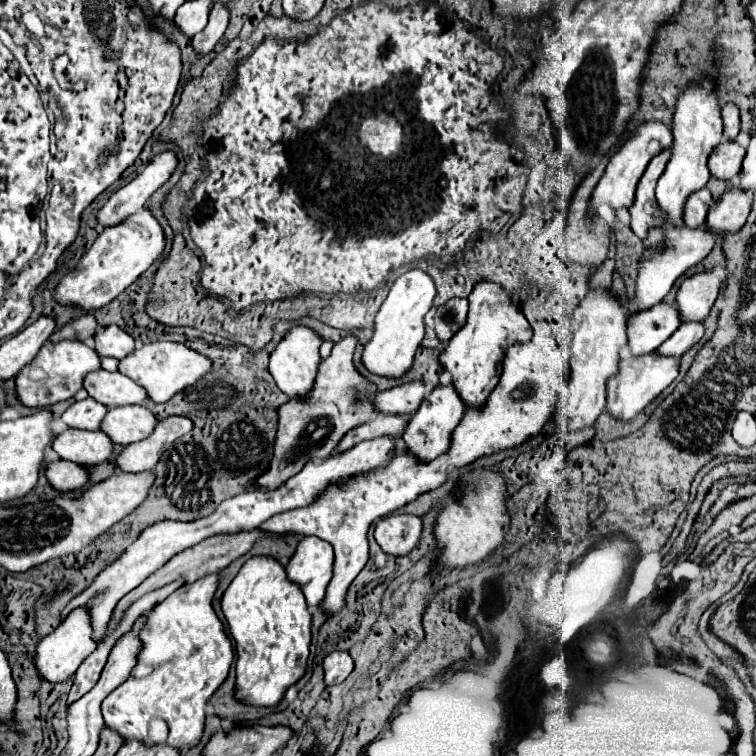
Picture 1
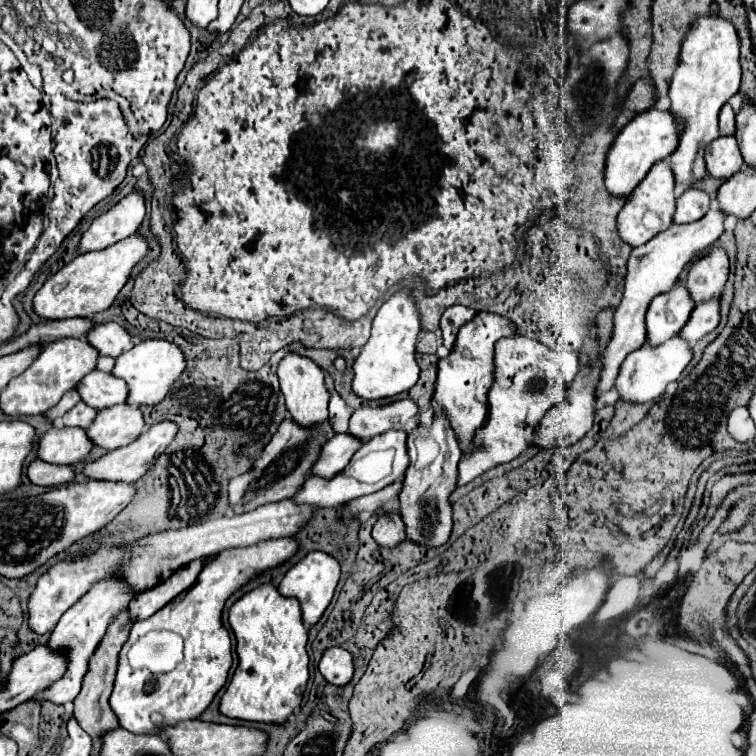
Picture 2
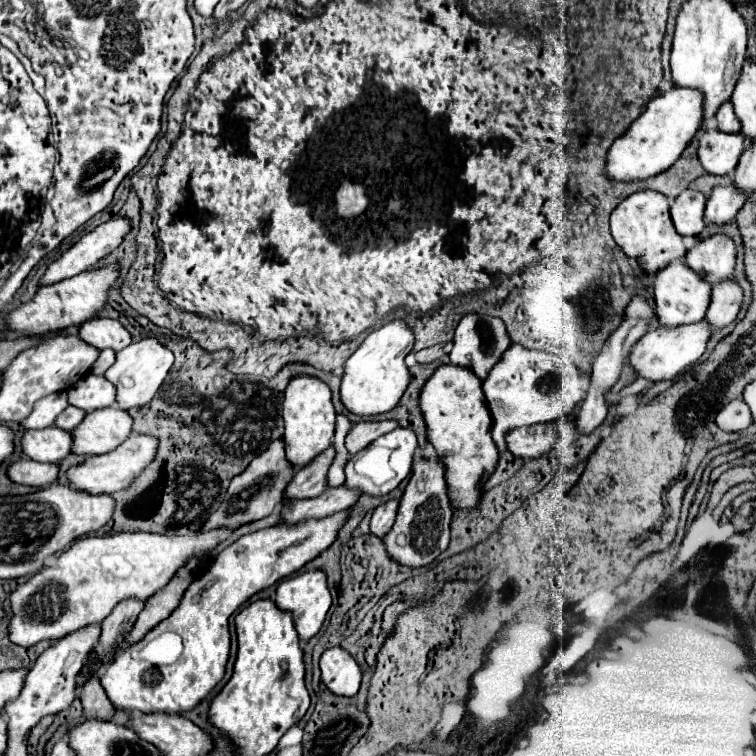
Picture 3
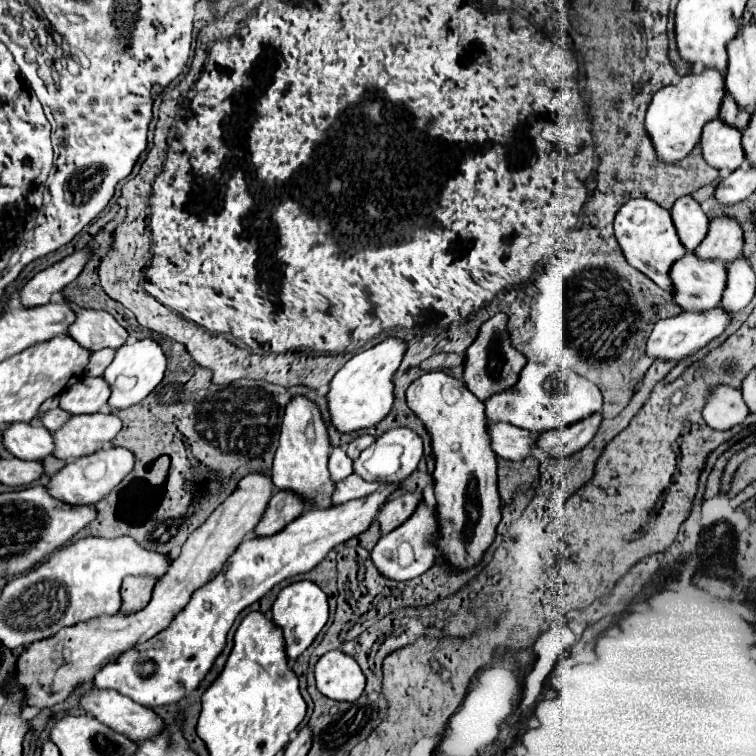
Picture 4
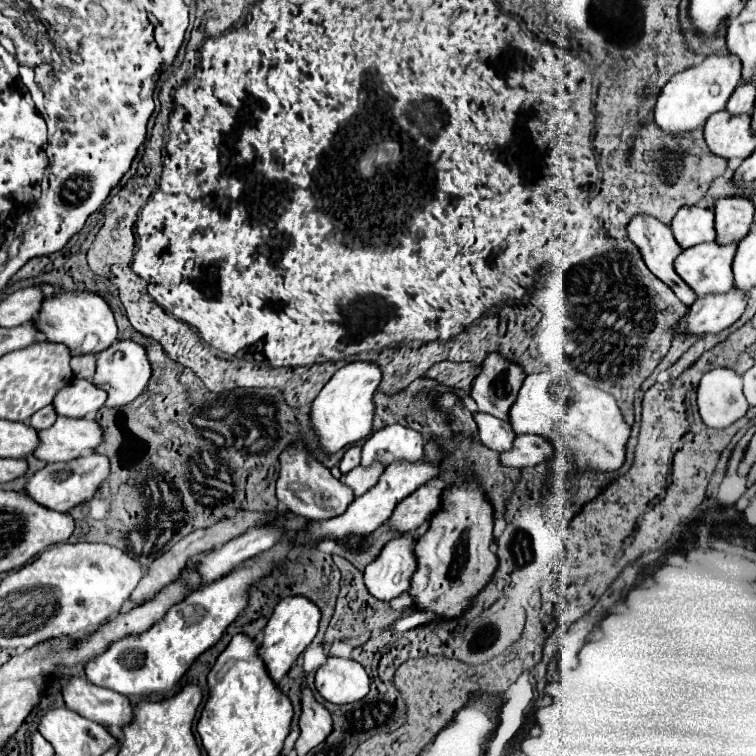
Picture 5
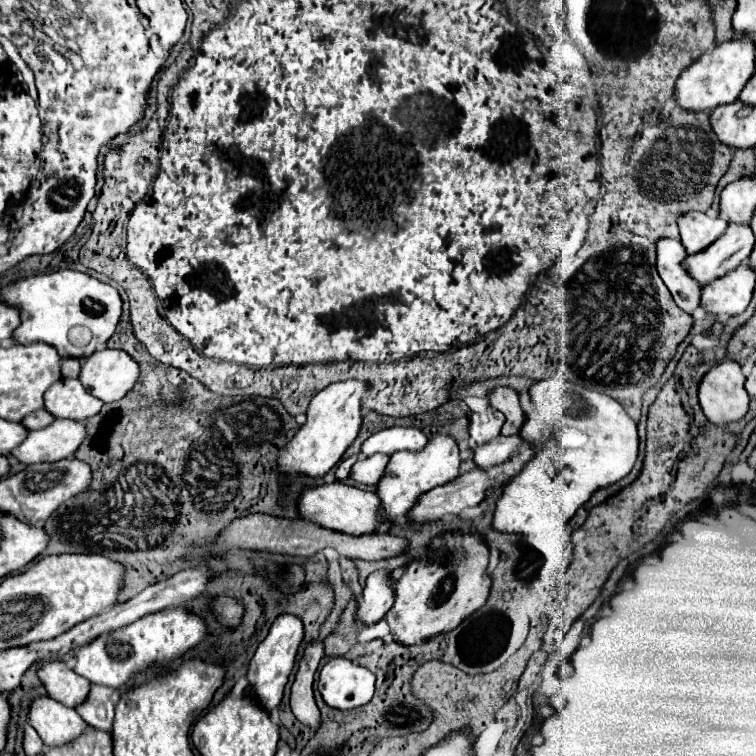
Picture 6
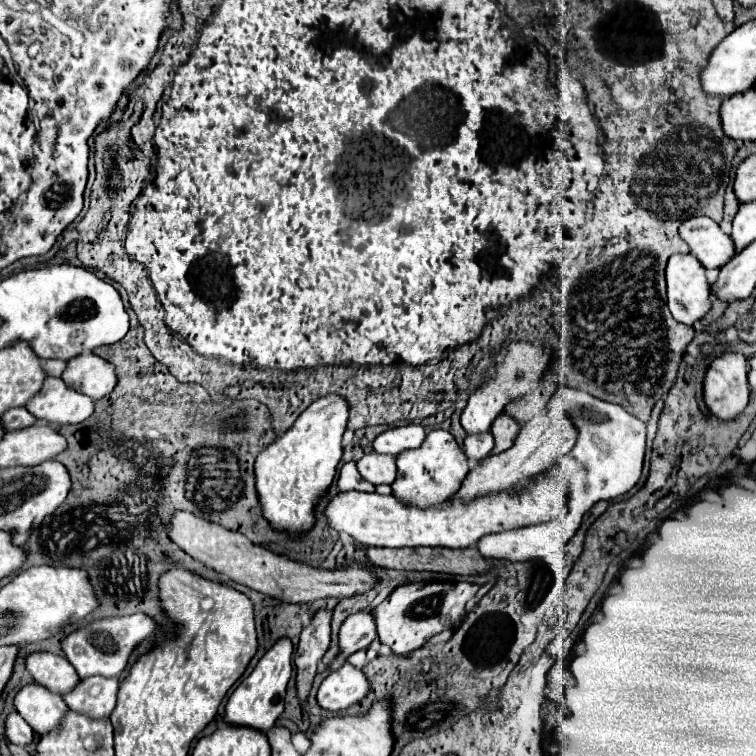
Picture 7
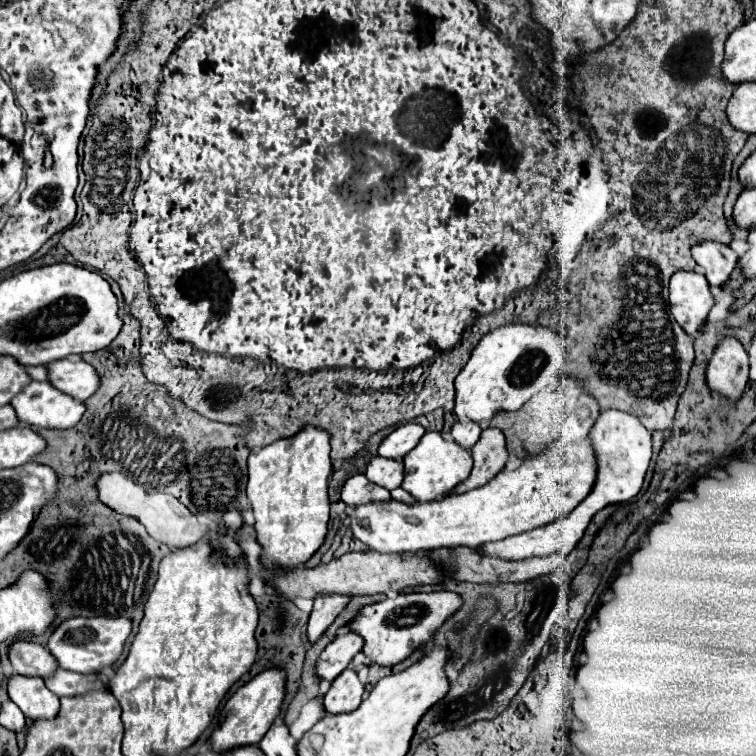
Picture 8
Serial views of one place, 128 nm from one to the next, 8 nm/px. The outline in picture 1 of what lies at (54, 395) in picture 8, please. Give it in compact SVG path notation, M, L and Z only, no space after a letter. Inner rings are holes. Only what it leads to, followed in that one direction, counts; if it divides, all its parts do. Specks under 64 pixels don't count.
M96 370L84 378L84 388L90 398L104 404L106 408L116 408L124 404L142 404L148 400L144 388L120 372Z

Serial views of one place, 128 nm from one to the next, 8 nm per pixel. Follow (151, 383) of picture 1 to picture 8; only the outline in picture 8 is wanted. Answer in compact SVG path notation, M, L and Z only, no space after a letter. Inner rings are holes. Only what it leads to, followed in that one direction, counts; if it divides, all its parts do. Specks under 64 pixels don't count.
M82 358L56 360L48 364L46 370L48 370L48 382L52 386L56 386L60 392L80 402L90 398L100 386L100 378L96 370Z

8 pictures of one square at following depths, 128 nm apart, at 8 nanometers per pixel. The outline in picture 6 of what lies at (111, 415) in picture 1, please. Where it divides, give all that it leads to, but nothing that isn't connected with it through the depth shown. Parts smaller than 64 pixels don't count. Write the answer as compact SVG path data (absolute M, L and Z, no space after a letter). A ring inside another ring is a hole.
M54 420L46 428L28 432L24 444L18 444L10 456L22 464L38 462L58 462L70 458L82 440L86 438L86 428L74 420Z

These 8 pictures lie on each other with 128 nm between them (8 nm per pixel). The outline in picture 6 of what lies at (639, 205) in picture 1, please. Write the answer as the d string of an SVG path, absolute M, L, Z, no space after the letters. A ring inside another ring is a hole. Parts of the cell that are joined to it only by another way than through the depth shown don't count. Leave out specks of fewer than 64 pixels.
M660 240L660 242L658 242L658 274L660 274L660 278L664 280L664 284L668 286L668 290L670 290L670 294L672 294L676 306L678 306L680 310L684 310L686 314L692 314L692 312L700 306L700 288L702 288L702 286L696 284L696 280L692 280L692 276L688 276L688 274L684 272L684 266L682 266L684 256L688 256L688 252L686 252L686 248L680 244L680 240Z

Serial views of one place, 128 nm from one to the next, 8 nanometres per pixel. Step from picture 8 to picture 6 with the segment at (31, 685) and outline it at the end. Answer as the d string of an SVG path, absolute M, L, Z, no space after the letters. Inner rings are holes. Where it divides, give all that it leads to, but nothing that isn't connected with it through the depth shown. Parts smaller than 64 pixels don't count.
M36 696L28 708L28 722L38 732L46 746L62 746L80 736L88 726L76 710L52 700L50 696Z

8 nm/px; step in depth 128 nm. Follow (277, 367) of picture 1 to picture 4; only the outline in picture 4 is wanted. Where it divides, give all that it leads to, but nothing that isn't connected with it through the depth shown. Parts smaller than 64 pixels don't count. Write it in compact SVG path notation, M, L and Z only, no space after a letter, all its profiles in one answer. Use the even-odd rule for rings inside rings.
M304 396L292 398L292 402L286 406L280 430L280 446L274 456L272 466L274 486L284 492L292 490L292 494L300 496L304 502L314 504L318 508L334 506L332 492L336 490L336 484L328 472L328 456L330 456L328 424L322 420L318 406Z

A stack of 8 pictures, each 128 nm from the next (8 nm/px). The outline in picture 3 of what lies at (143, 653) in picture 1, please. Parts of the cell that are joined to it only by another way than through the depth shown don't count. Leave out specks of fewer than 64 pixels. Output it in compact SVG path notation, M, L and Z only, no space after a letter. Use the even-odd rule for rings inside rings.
M350 510L320 520L304 520L298 526L274 526L242 536L234 544L226 546L210 562L204 574L200 574L196 582L186 590L180 606L172 612L172 616L160 622L142 642L122 648L116 660L100 674L100 684L104 686L110 702L124 712L140 710L146 714L178 714L192 710L200 700L208 696L208 692L212 692L212 688L224 676L230 652L228 618L254 594L298 572L304 564L330 548L348 518ZM162 632L176 632L182 638L182 656L170 666L154 666L148 660L138 658L138 652Z

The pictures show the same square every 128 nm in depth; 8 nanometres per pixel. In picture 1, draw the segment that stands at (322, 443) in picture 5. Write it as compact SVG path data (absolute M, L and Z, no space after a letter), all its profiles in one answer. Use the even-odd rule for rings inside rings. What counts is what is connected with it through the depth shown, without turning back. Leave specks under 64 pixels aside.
M410 270L394 282L384 304L374 318L374 334L364 346L362 364L370 374L386 378L402 378L414 362L414 354L424 338L424 314L430 310L436 296L434 280L422 270Z

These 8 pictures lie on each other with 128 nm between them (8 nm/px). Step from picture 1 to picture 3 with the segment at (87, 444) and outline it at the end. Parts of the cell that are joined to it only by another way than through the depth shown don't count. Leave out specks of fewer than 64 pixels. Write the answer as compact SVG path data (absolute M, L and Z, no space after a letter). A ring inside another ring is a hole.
M48 426L42 430L26 430L22 436L22 454L36 462L60 462L70 454L72 436L58 426Z

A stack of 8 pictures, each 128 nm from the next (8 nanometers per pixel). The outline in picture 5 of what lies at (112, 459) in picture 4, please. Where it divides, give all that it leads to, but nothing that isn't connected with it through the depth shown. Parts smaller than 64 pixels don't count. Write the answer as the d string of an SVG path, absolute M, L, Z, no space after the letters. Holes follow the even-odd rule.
M88 454L70 462L54 462L40 468L24 486L24 492L40 502L44 508L56 510L56 512L68 512L80 502L86 502L94 496L98 486L108 478L108 458L100 454Z

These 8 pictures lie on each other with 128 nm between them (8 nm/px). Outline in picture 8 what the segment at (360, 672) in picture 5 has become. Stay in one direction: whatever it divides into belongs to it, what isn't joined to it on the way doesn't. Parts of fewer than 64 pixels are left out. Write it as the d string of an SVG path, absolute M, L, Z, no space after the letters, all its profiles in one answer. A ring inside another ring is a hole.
M346 668L330 686L324 706L328 714L342 714L342 712L352 712L362 704L362 694L364 686L358 680L358 674L350 668Z

